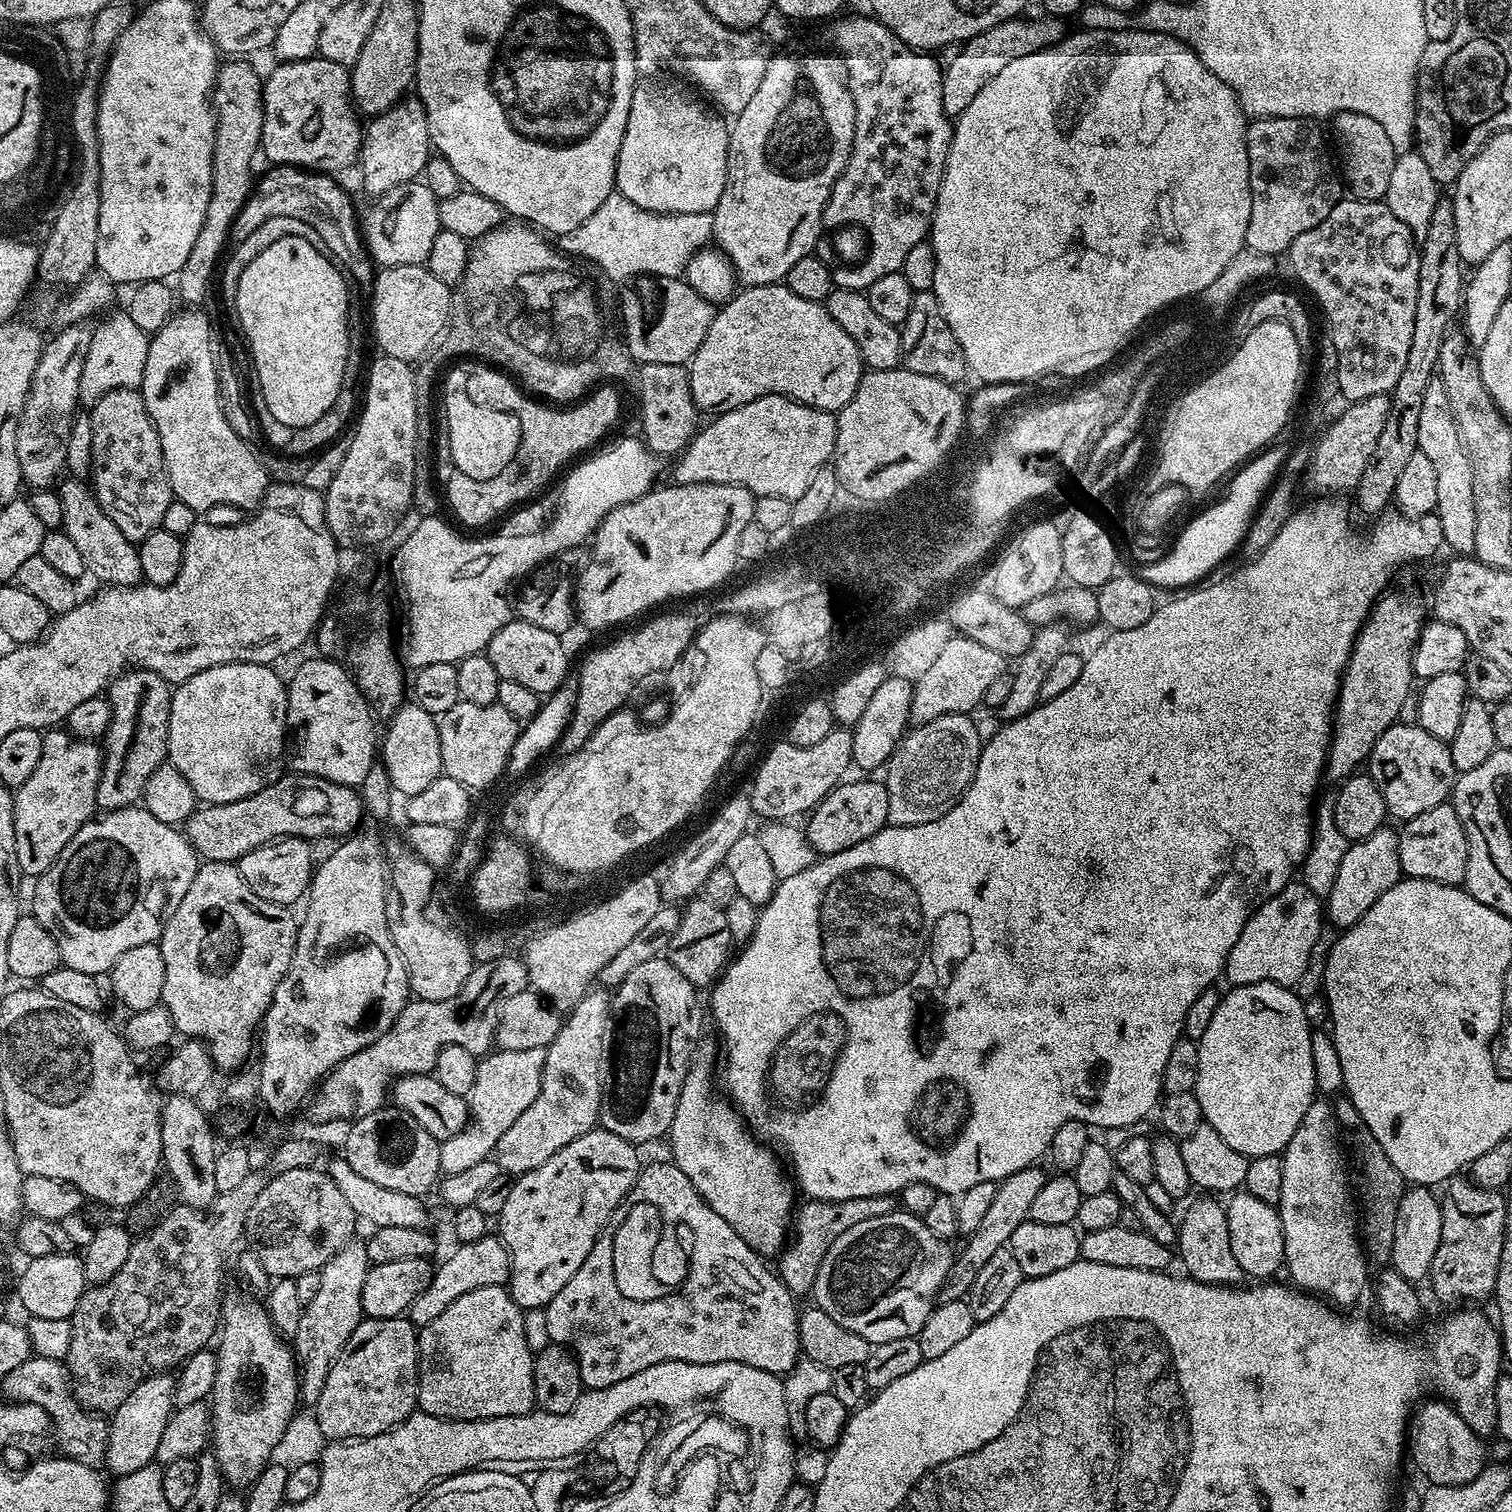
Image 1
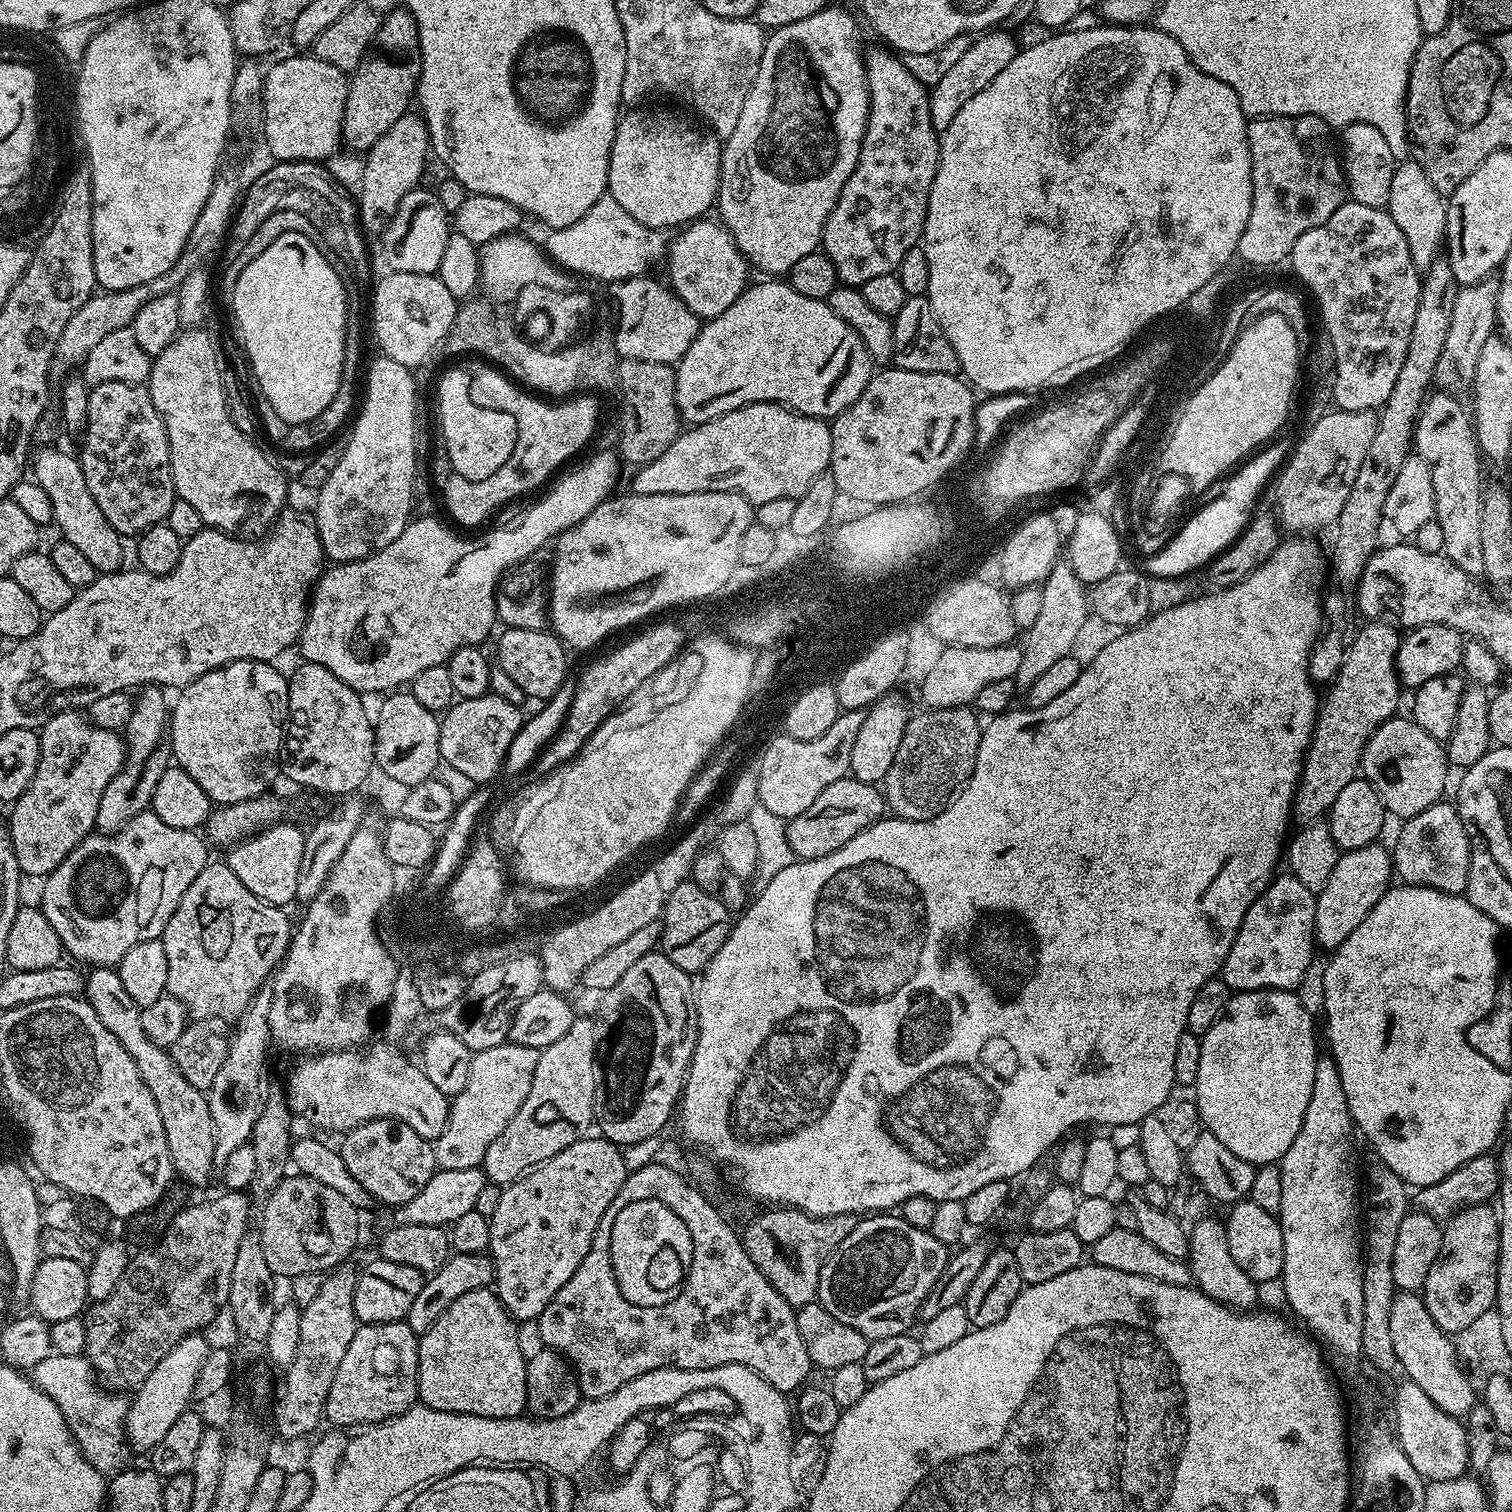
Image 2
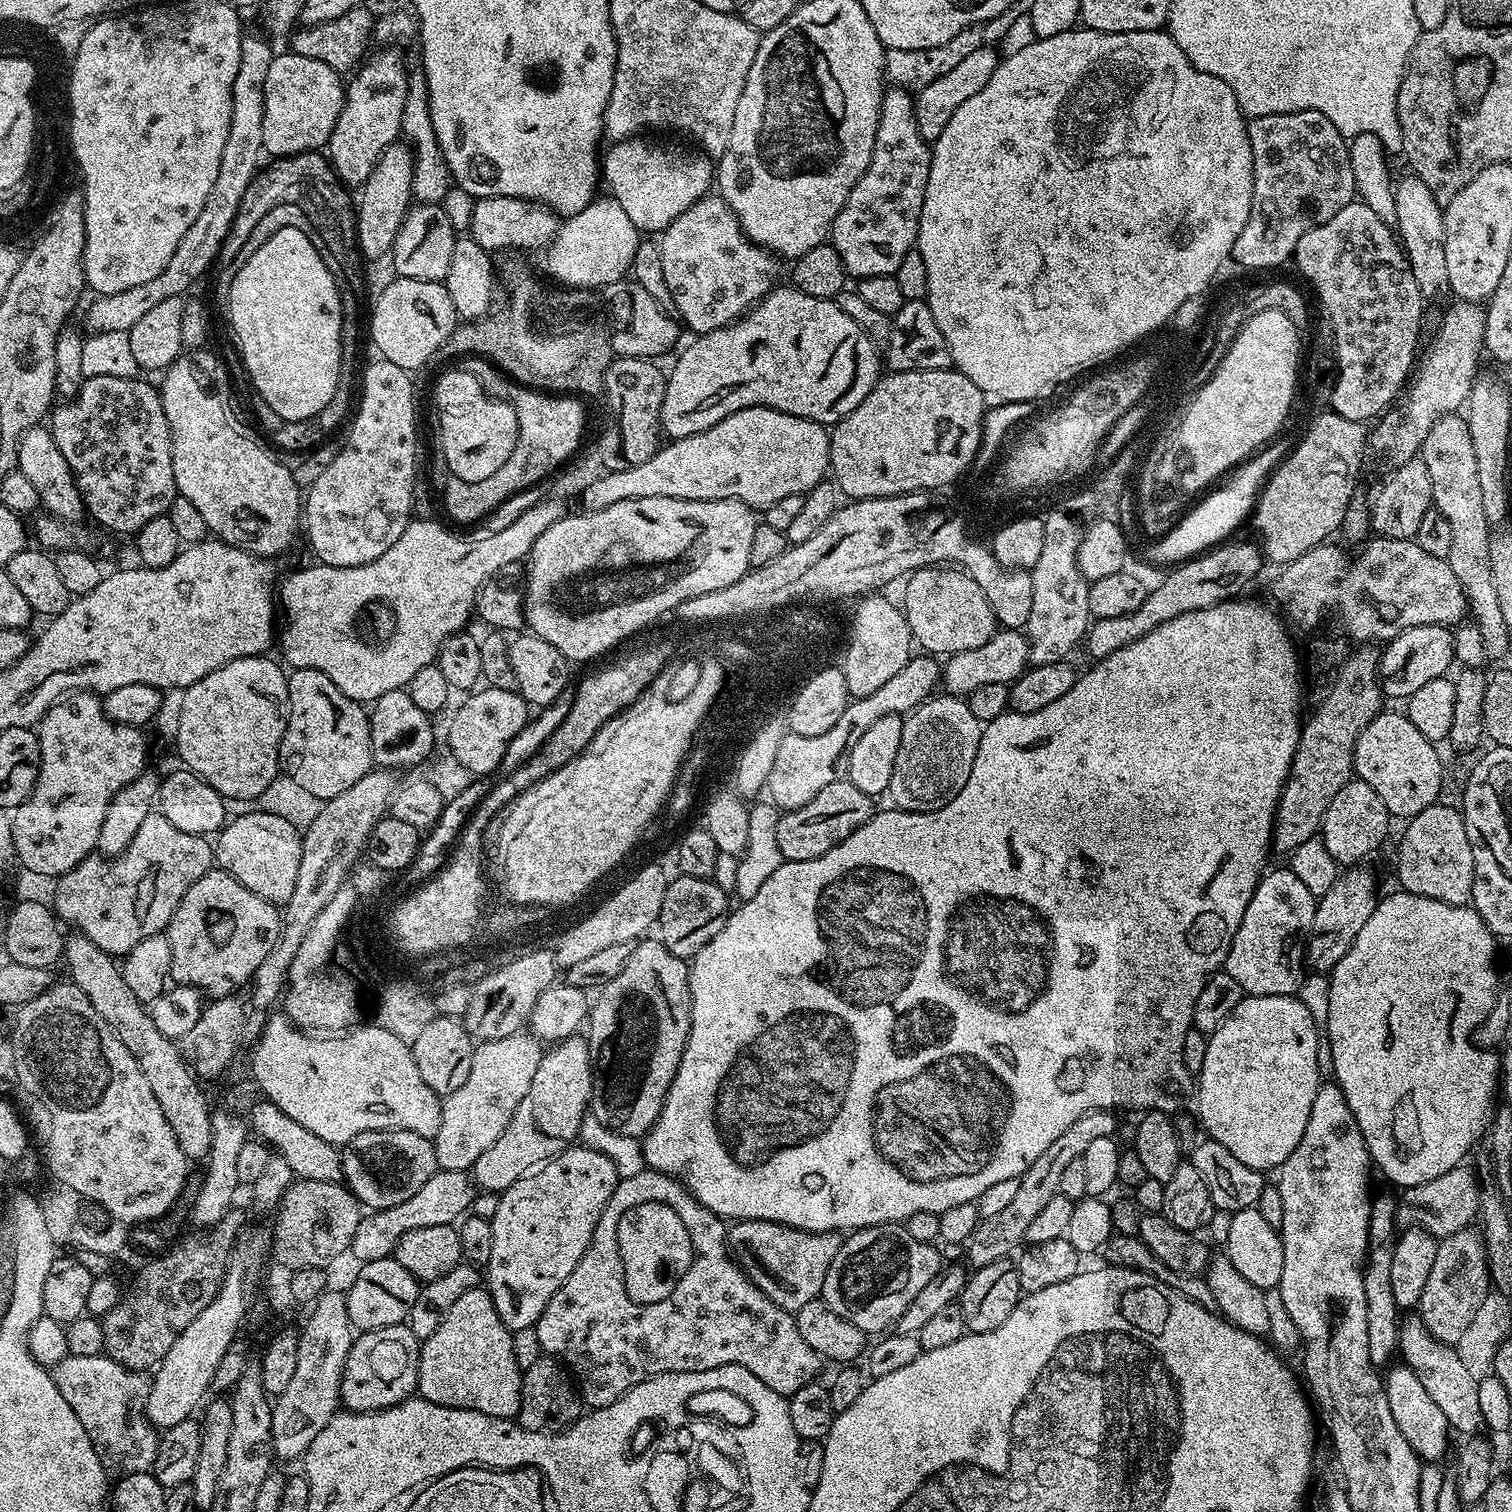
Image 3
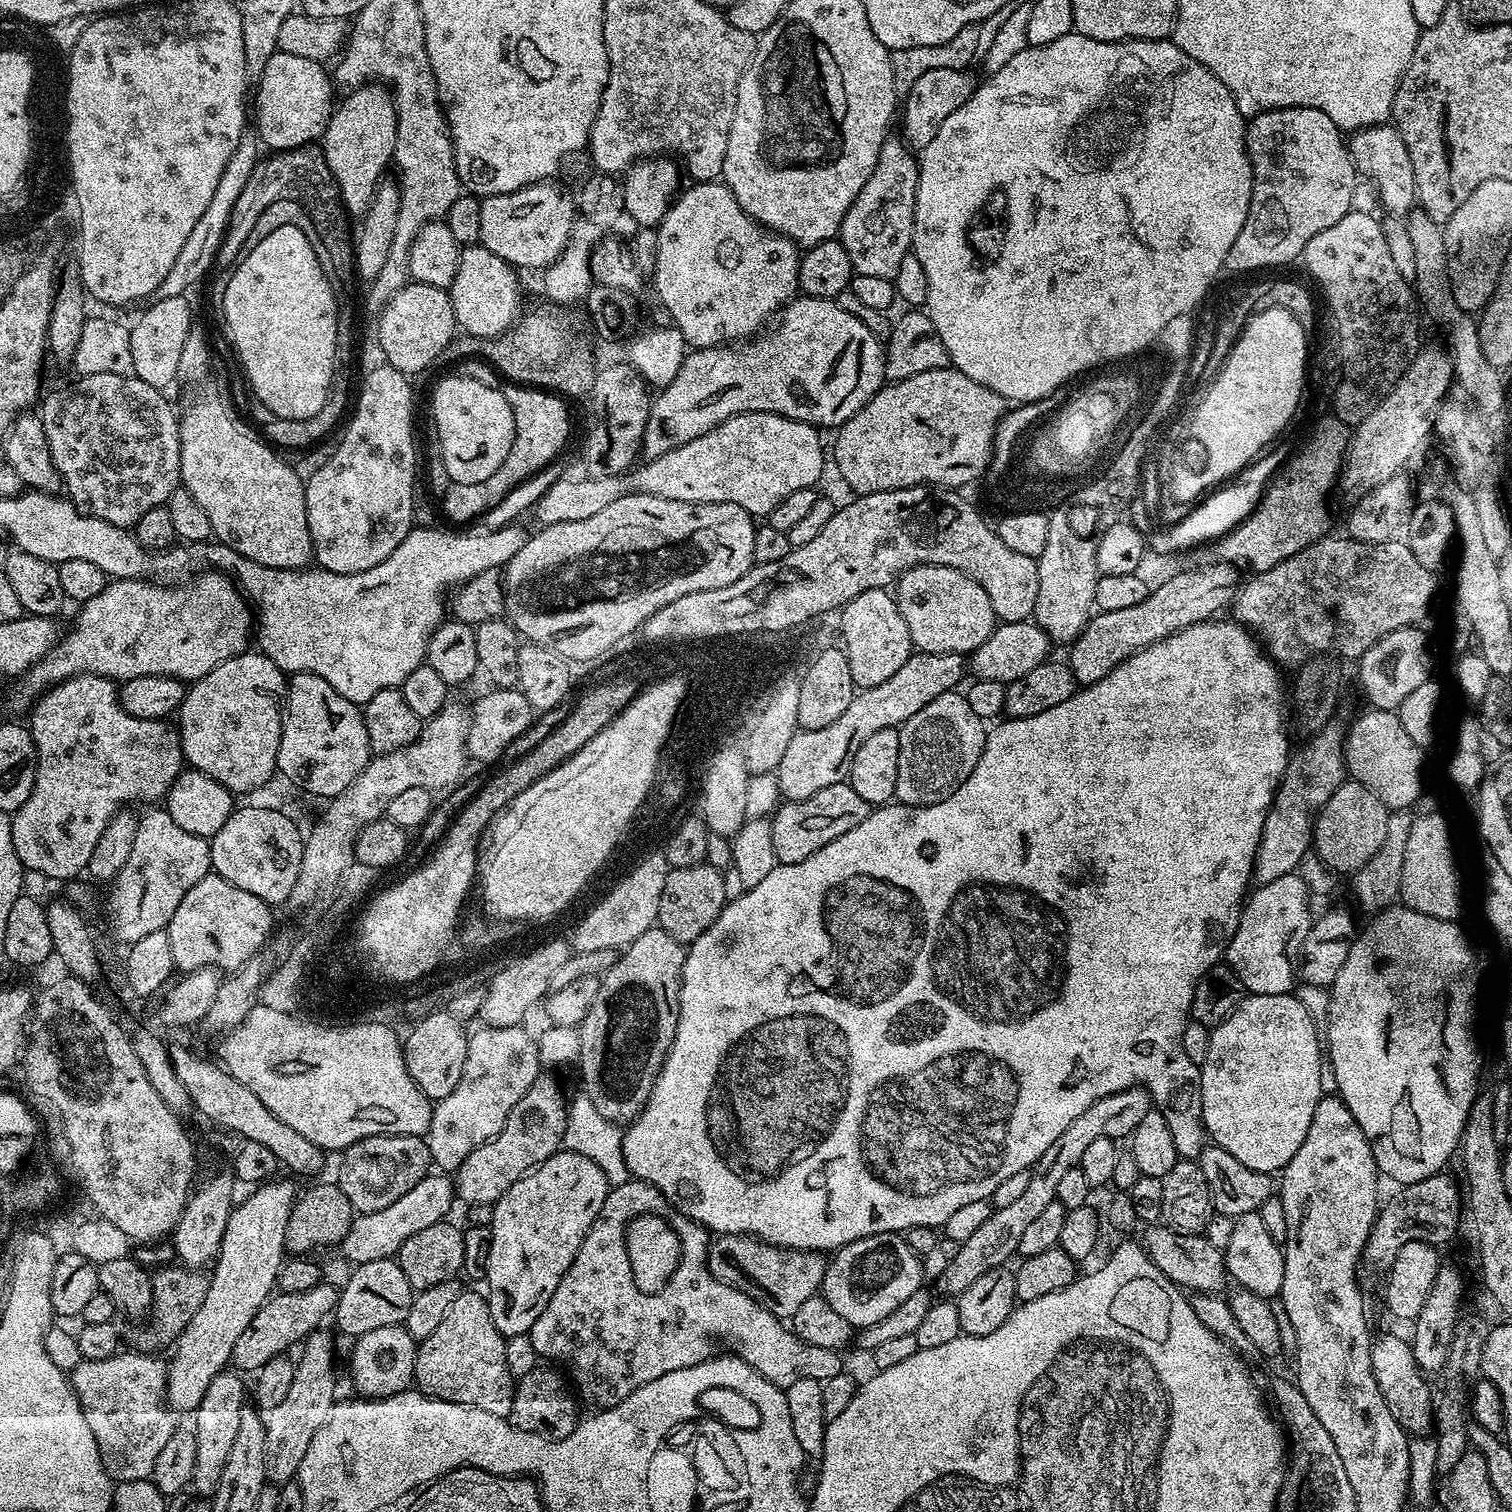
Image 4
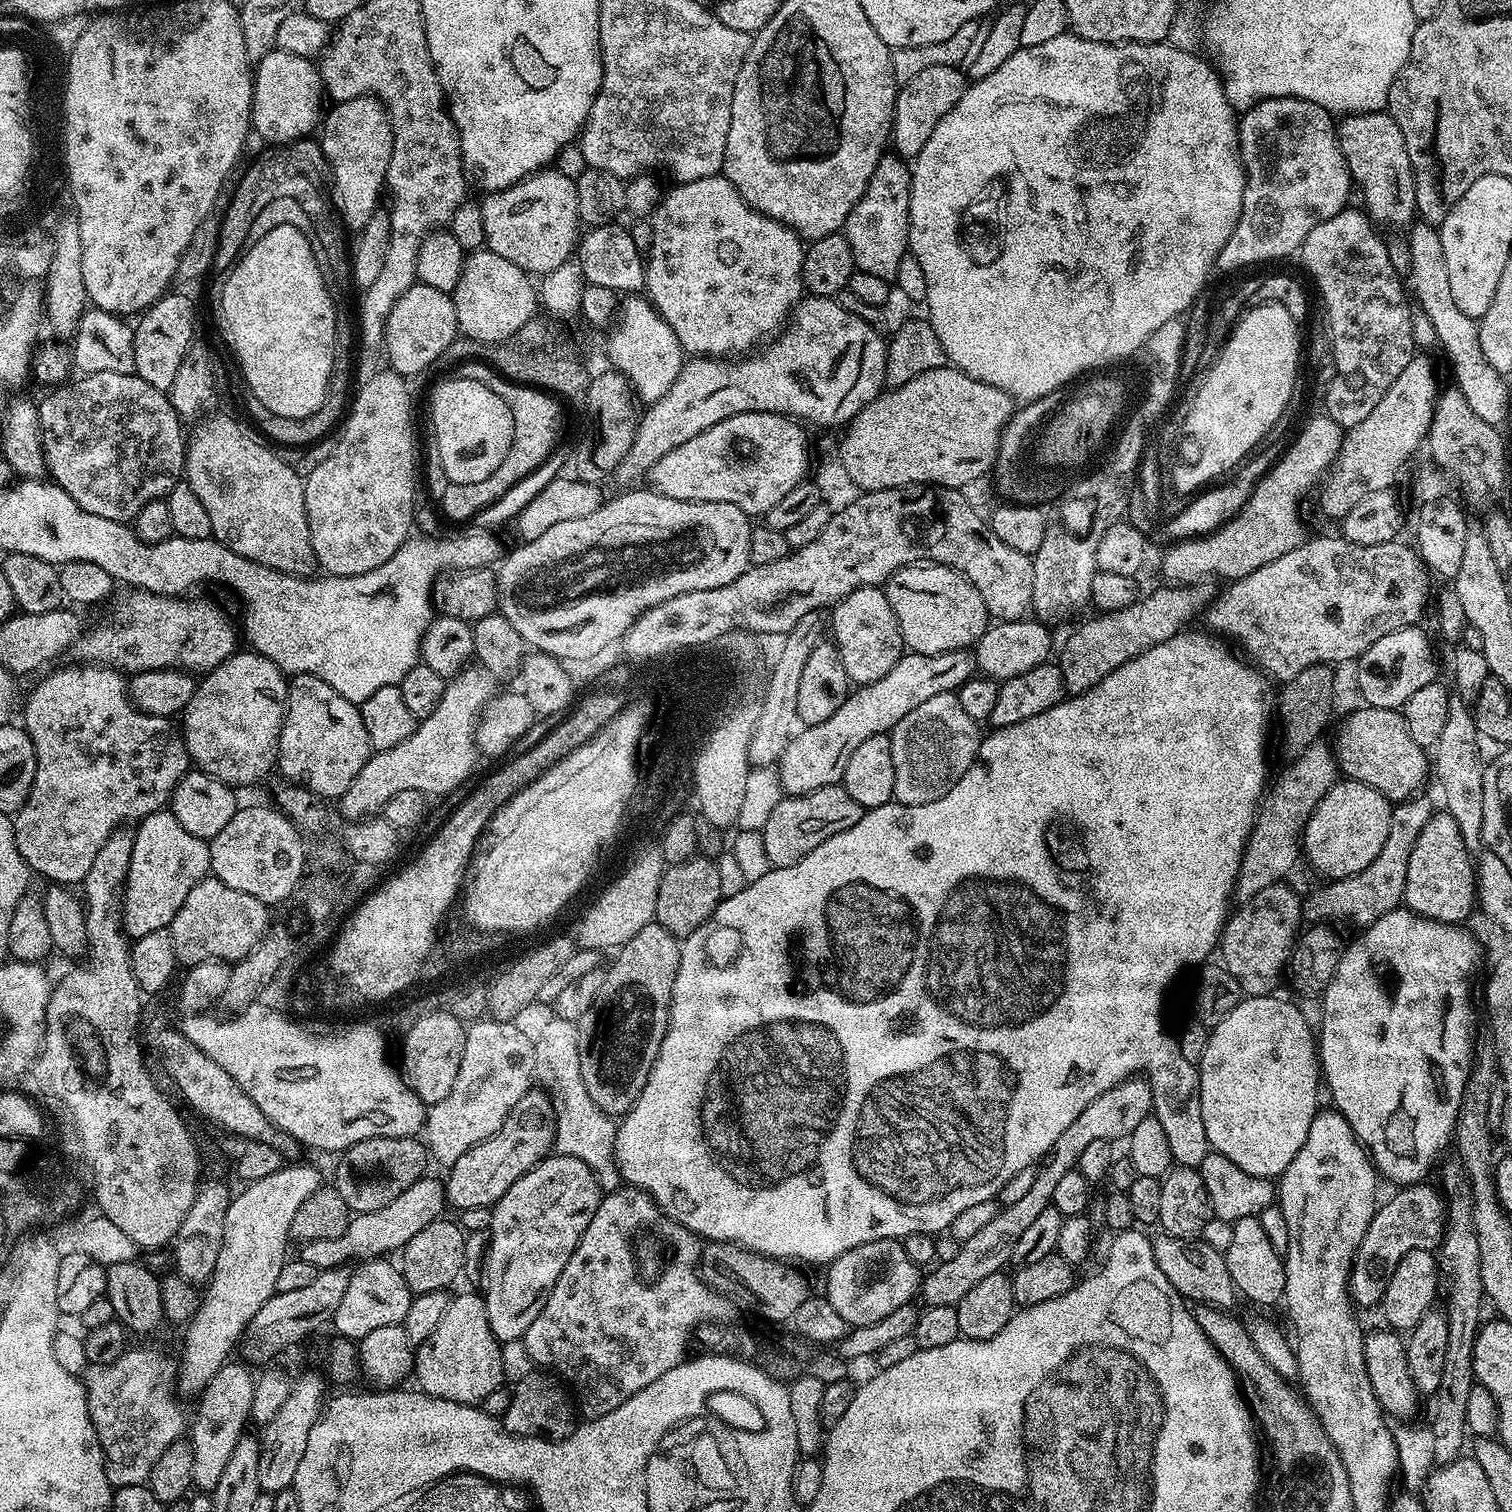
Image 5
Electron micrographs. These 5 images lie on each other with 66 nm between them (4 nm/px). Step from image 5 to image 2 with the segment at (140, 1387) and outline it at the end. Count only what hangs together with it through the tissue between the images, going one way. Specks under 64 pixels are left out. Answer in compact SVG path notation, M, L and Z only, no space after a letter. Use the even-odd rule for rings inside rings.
M53 1354L42 1358L38 1366L30 1369L30 1379L60 1407L68 1429L72 1431L73 1438L83 1450L84 1457L94 1466L94 1470L101 1472L105 1478L117 1476L124 1471L129 1463L128 1452L130 1453L124 1431L130 1403L127 1395L105 1387L92 1371L92 1363L83 1354Z

